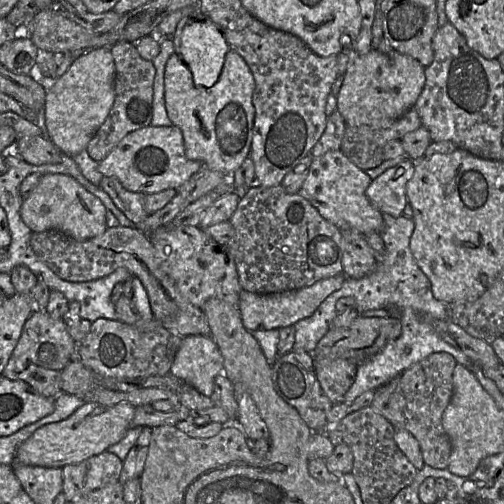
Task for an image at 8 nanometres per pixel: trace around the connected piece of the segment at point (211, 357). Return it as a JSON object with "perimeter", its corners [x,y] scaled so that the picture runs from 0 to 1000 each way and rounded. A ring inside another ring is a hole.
{"perimeter":[[[373,665],[359,673],[337,742],[383,766],[401,784],[419,788],[425,754],[442,732],[444,712],[423,671]]]}

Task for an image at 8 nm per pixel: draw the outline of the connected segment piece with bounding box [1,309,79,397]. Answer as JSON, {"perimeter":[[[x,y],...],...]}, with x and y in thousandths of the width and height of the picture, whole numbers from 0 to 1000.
{"perimeter":[[[69,613],[2,746],[42,754],[87,788],[111,788],[129,780],[121,776],[121,742],[141,714],[157,714],[155,683],[135,661],[127,635],[101,629],[91,615]]]}

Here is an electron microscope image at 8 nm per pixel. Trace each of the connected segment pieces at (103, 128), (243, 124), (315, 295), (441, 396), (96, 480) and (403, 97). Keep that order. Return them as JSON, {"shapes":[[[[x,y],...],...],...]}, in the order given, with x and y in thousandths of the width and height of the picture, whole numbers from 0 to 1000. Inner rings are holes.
{"shapes":[[[[236,81],[218,93],[228,123],[228,194],[220,218],[173,290],[177,310],[200,321],[258,262],[292,252],[304,230],[304,169],[310,135],[286,117],[260,83]]],[[[462,97],[448,111],[433,161],[415,175],[389,173],[383,149],[357,111],[343,105],[327,137],[327,210],[341,246],[351,250],[363,268],[367,308],[375,317],[391,317],[417,335],[462,345],[496,310],[506,214],[500,204],[506,159],[486,119]]],[[[683,542],[625,560],[589,575],[540,583],[510,583],[480,573],[474,583],[474,615],[484,649],[494,657],[540,655],[581,647],[591,637],[615,629],[633,605],[663,577],[679,569],[687,554]]],[[[885,698],[859,700],[802,734],[750,770],[734,808],[782,849],[812,855],[831,877],[845,923],[883,931],[897,895],[891,865],[877,843],[877,823],[899,780],[899,736],[907,718]]],[[[206,895],[125,933],[125,976],[135,996],[159,988],[216,958],[236,954],[244,915],[228,901]]],[[[738,95],[726,107],[708,107],[696,99],[669,187],[669,218],[688,250],[770,254],[825,204],[843,169],[841,139],[827,119],[788,101],[762,107]]]]}

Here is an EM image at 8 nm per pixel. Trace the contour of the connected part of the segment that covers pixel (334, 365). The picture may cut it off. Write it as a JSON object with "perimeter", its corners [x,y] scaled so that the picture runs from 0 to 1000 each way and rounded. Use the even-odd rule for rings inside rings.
{"perimeter":[[[685,712],[623,714],[627,748],[661,804],[683,798],[688,776],[704,756],[708,728]]]}

